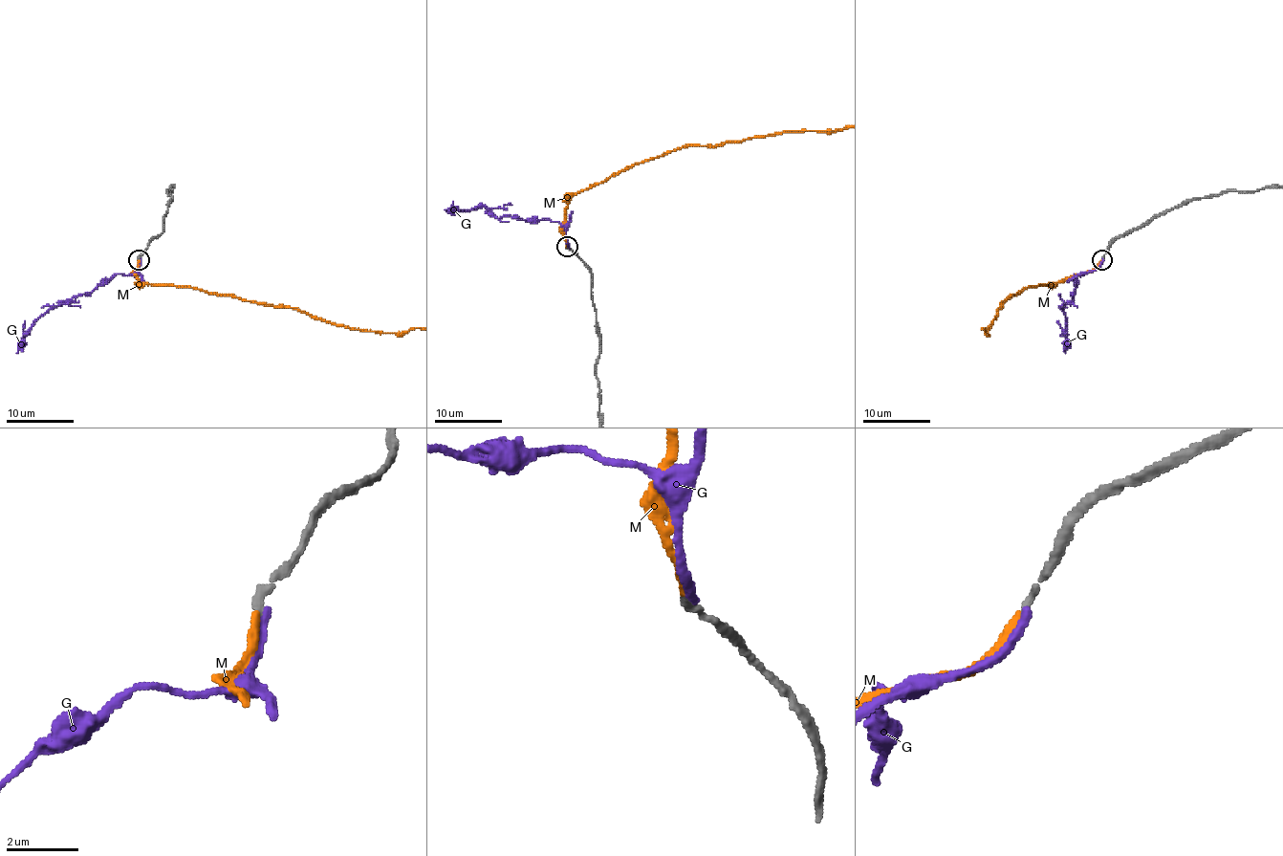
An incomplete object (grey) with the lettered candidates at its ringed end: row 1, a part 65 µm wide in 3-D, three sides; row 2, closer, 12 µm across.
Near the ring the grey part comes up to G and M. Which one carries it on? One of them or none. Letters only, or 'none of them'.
M

